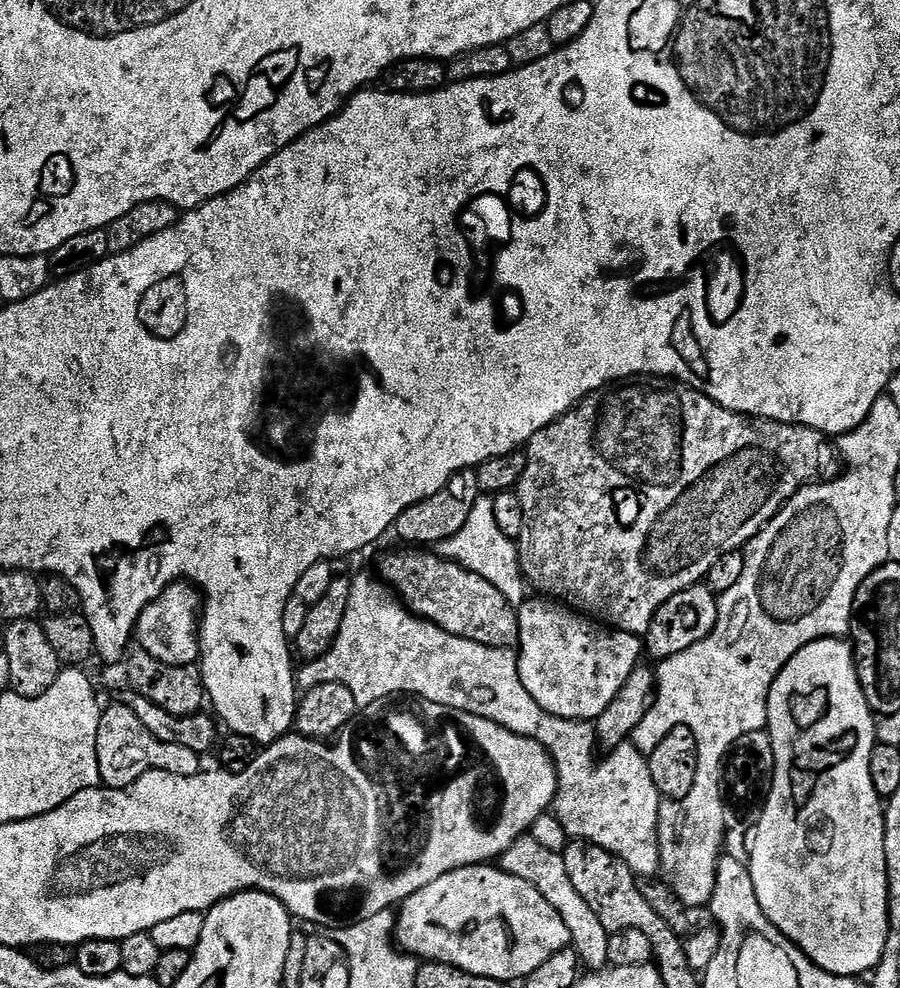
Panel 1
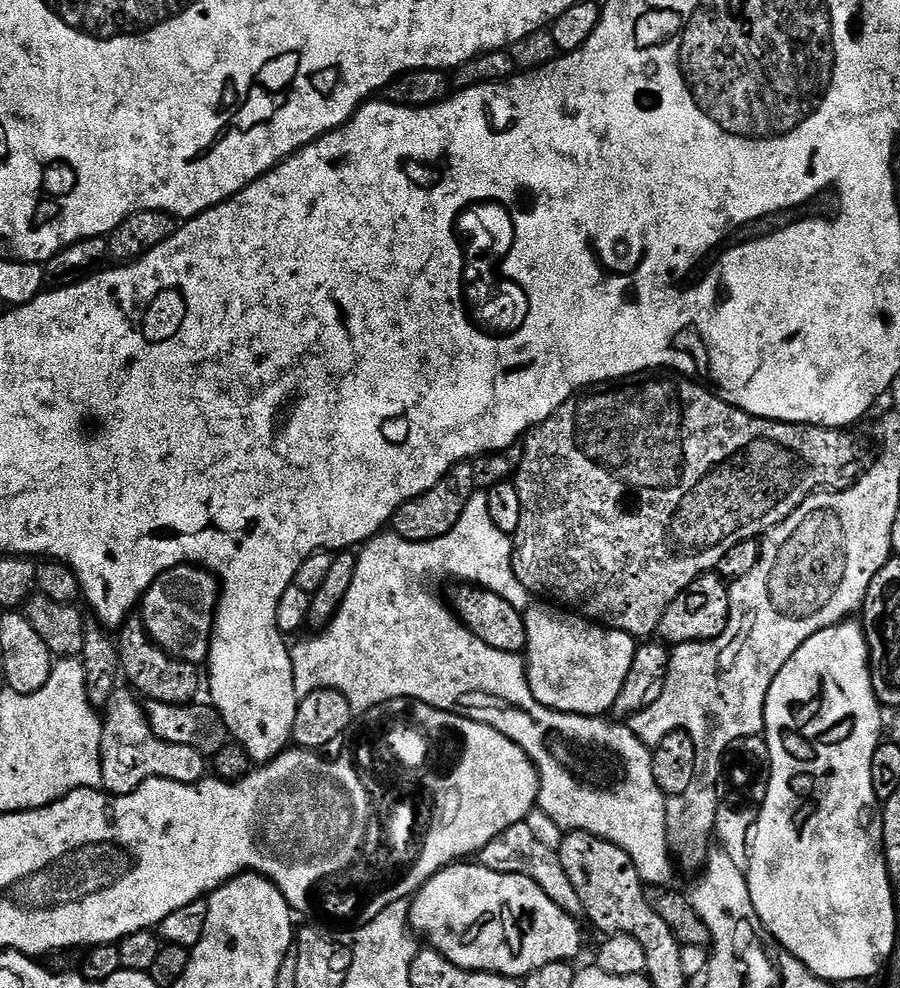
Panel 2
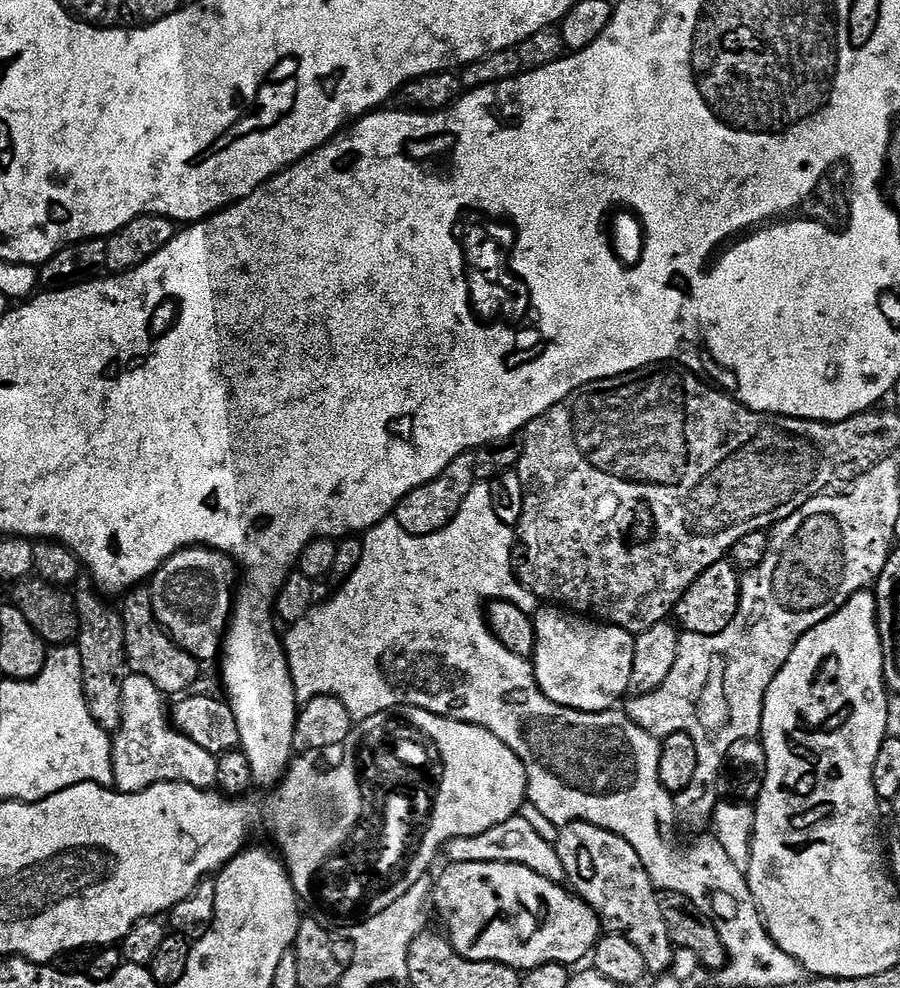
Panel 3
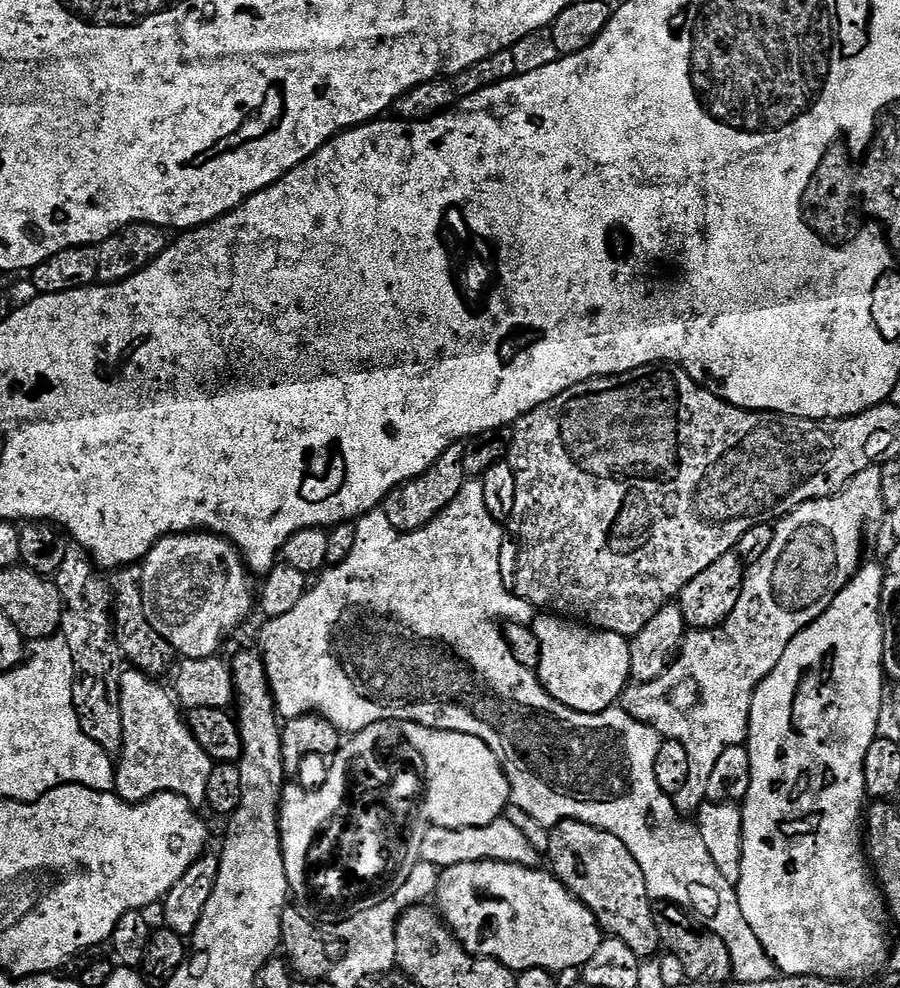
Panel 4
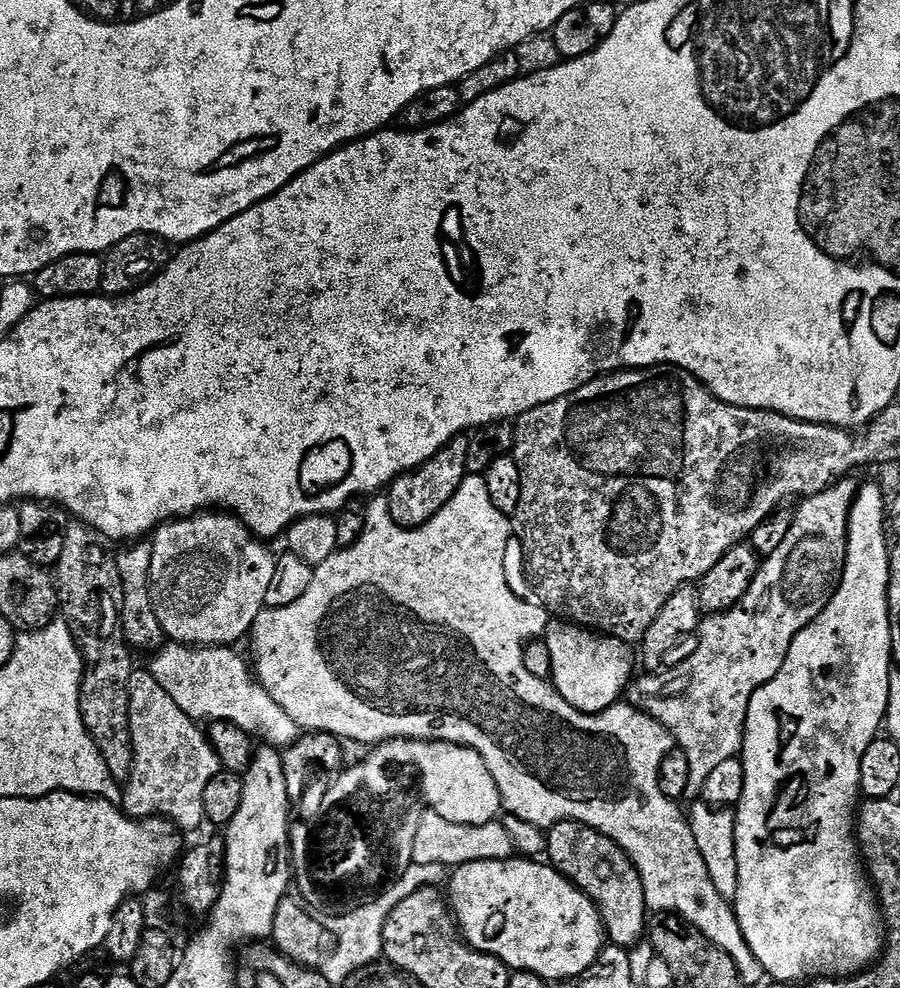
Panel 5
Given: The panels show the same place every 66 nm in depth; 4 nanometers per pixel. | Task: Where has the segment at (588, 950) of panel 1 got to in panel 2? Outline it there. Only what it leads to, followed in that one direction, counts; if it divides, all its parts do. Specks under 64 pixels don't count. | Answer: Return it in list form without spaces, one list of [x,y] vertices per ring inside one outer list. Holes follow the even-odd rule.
[[[520,821],[508,827],[502,835],[496,836],[481,849],[478,853],[478,860],[484,868],[492,869],[496,873],[521,873],[530,877],[563,912],[568,912],[574,917],[581,915],[580,899],[570,878],[566,878],[566,870],[562,870],[557,849],[538,842],[527,821]]]

